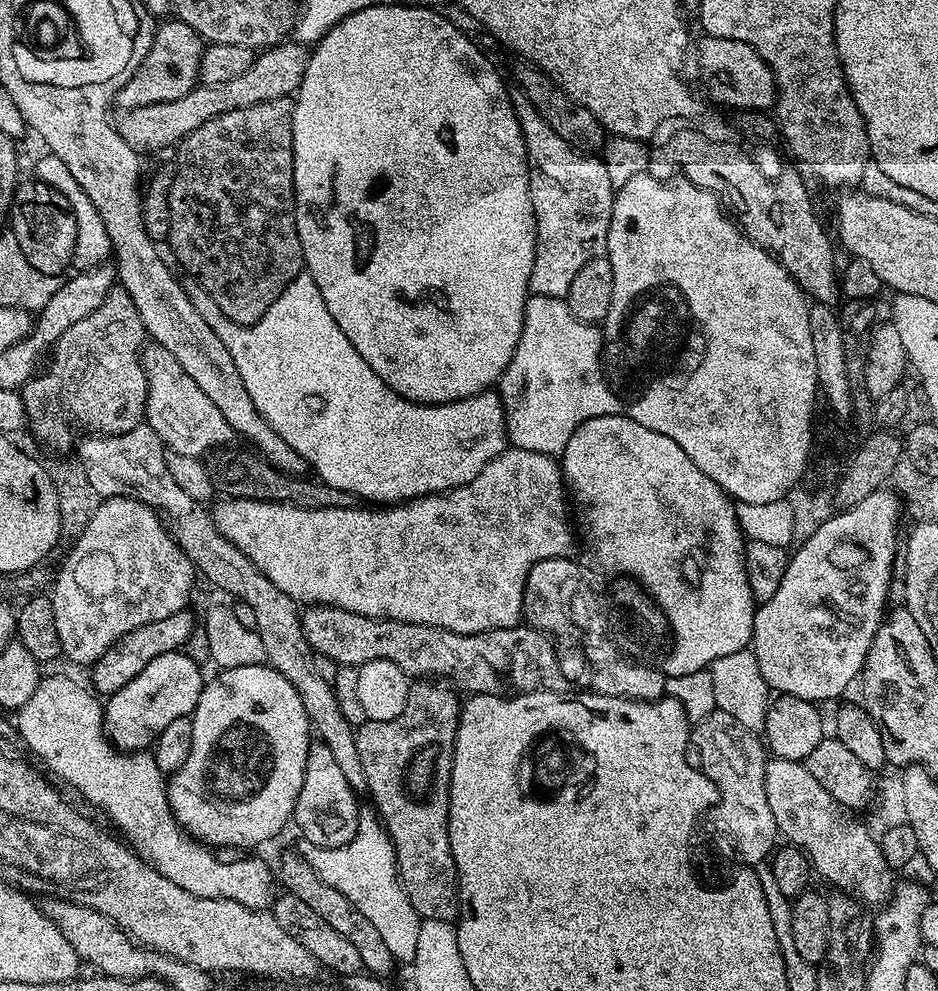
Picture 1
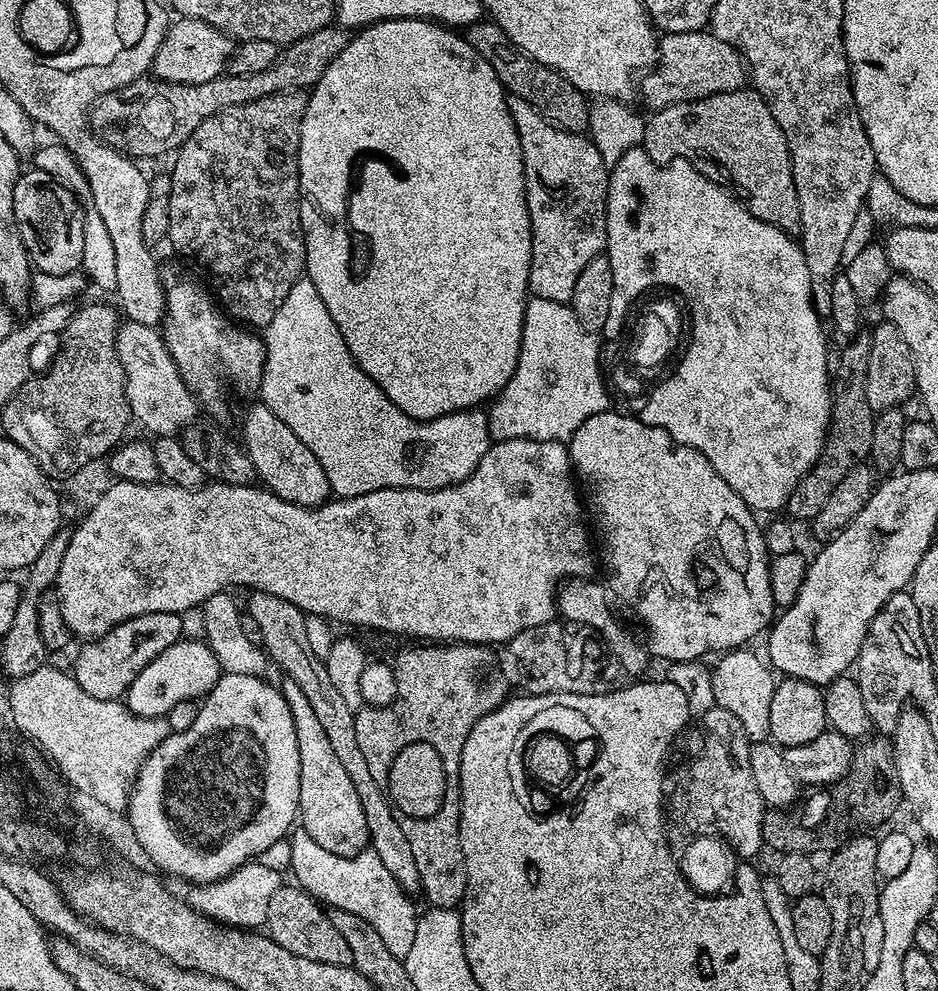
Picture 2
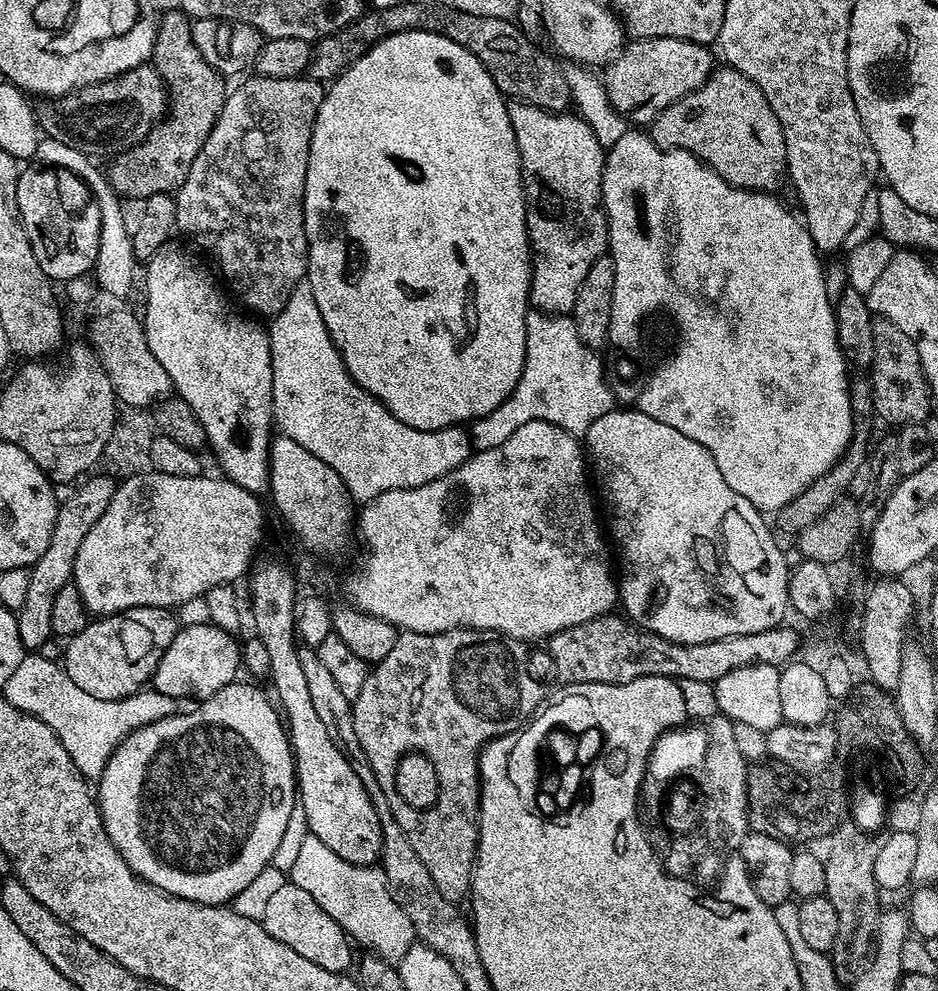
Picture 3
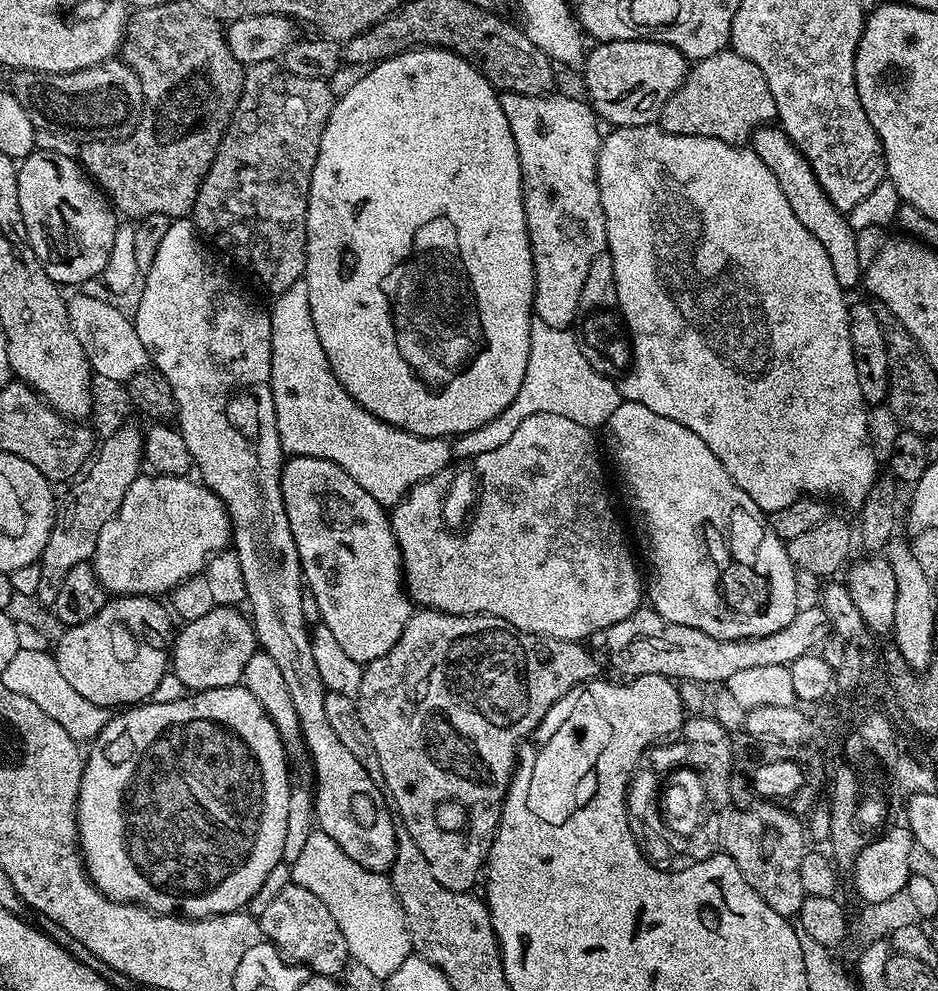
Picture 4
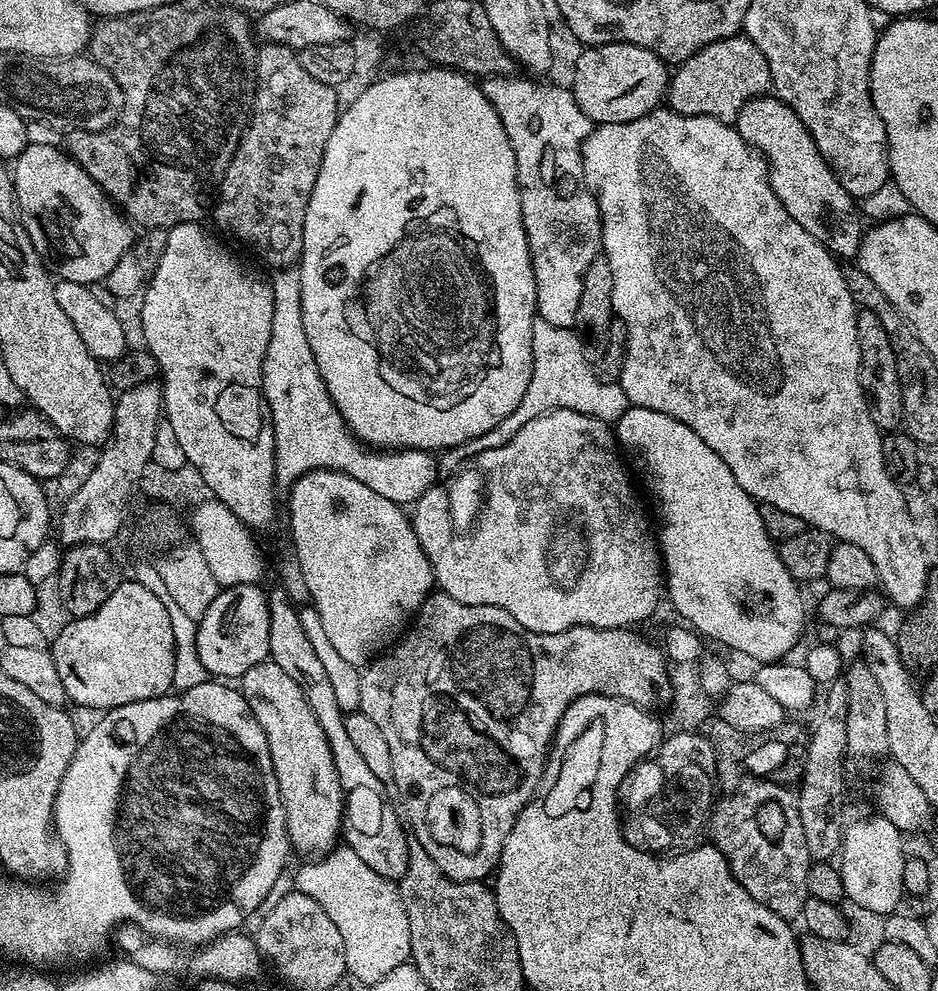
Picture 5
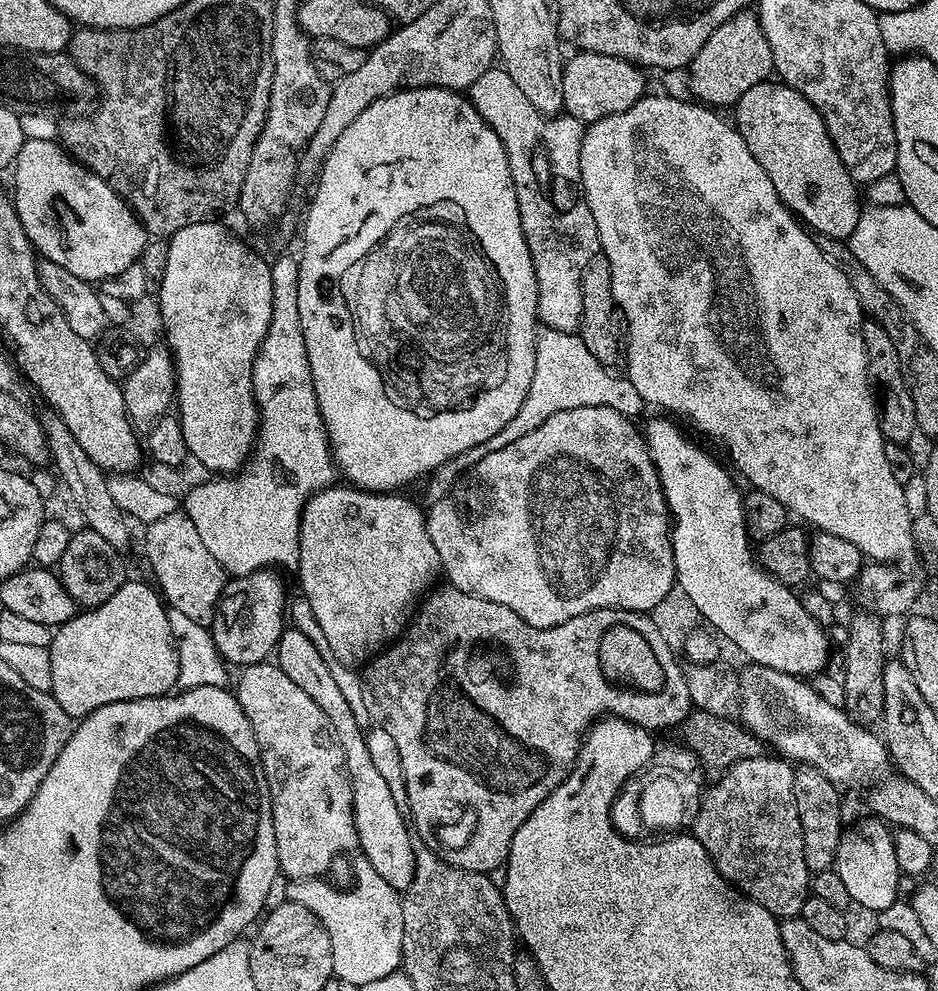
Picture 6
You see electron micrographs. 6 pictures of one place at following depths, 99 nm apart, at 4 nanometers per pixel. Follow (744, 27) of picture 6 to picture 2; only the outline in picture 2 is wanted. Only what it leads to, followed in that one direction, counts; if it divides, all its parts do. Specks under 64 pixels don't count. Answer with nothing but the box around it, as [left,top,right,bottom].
[644,87,800,234]

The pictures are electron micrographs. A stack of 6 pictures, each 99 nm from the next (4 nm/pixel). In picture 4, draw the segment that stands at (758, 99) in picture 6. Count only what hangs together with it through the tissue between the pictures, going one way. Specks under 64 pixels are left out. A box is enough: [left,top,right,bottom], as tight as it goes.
[750,126,864,292]

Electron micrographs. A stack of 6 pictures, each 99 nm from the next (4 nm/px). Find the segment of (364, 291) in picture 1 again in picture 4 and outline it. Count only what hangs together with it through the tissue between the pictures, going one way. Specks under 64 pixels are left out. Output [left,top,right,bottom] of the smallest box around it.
[302,48,536,438]

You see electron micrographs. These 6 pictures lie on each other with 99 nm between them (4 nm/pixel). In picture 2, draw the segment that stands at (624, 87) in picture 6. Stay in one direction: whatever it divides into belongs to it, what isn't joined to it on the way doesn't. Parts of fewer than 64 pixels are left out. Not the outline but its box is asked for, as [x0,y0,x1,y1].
[638,30,746,110]

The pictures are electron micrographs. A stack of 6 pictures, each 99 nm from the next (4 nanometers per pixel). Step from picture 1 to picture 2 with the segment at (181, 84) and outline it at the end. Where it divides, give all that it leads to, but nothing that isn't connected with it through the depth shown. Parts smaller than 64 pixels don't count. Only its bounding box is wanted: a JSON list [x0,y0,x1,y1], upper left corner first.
[150,18,234,84]

